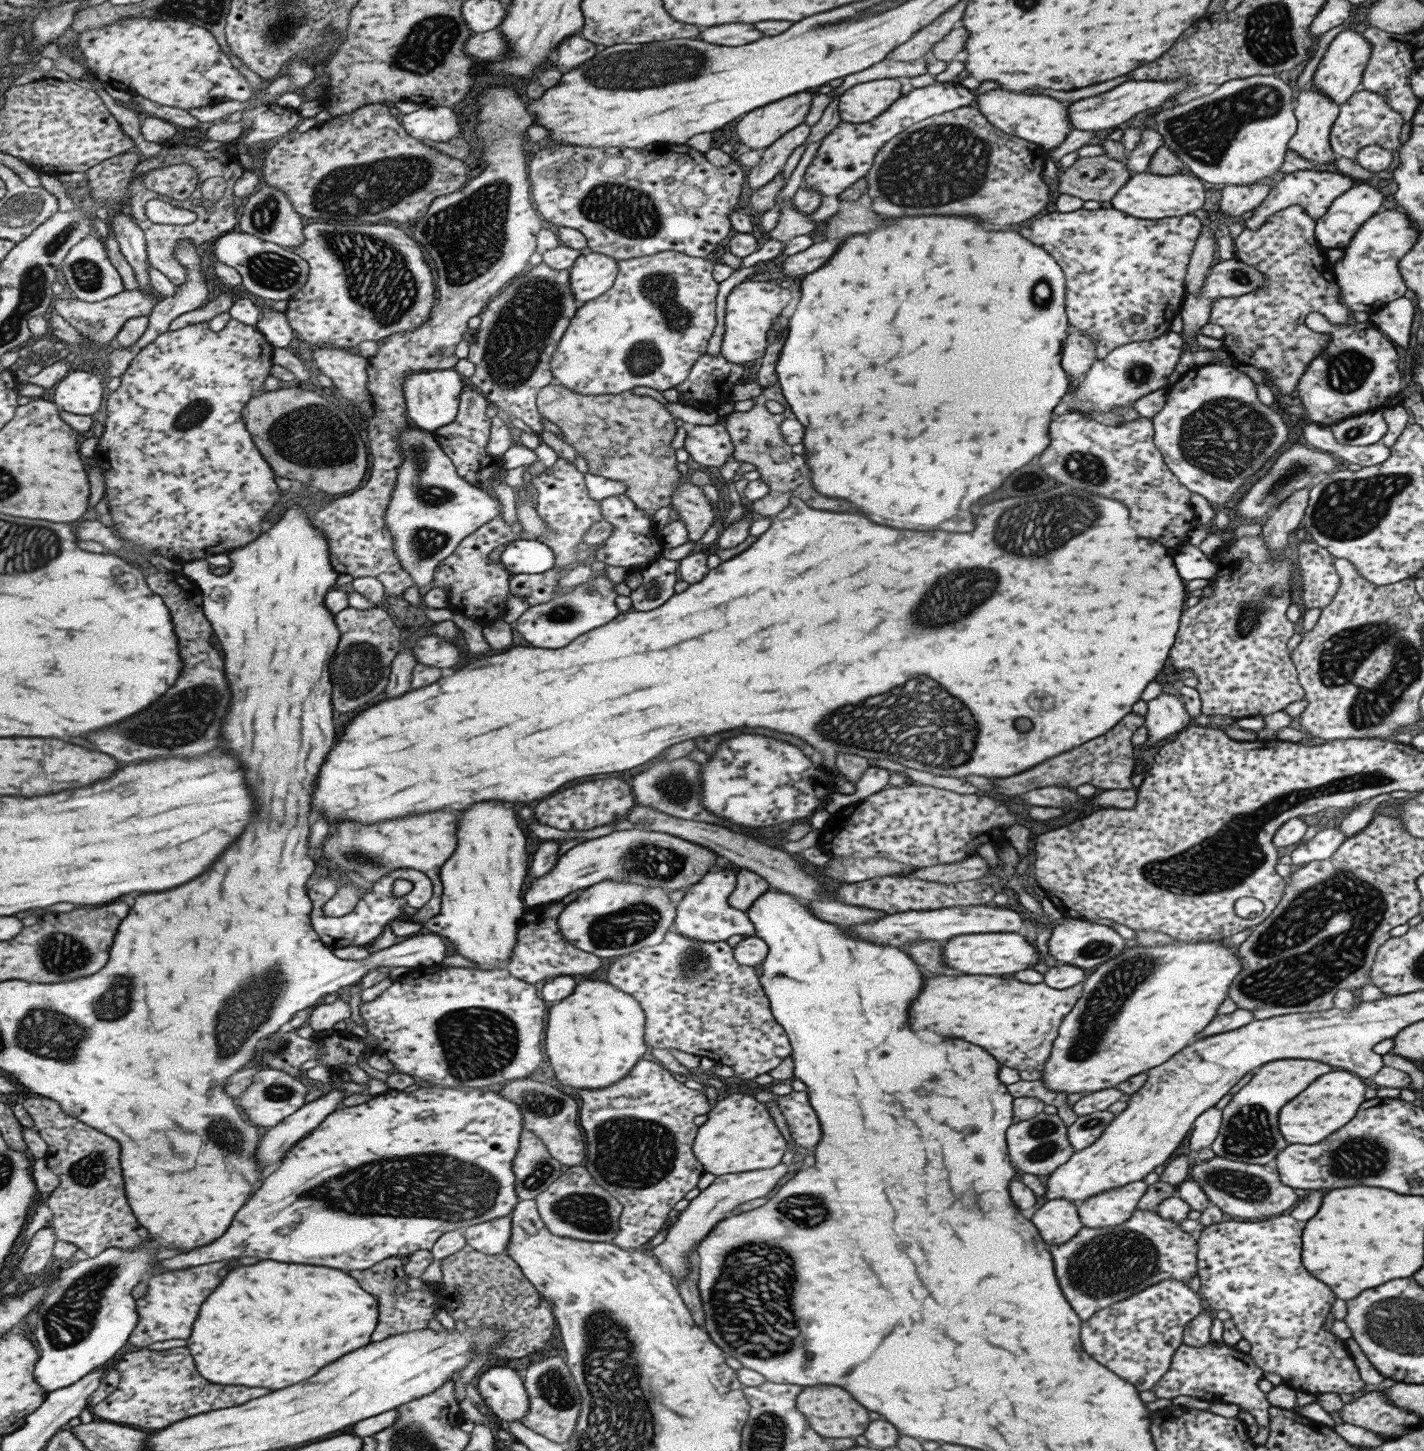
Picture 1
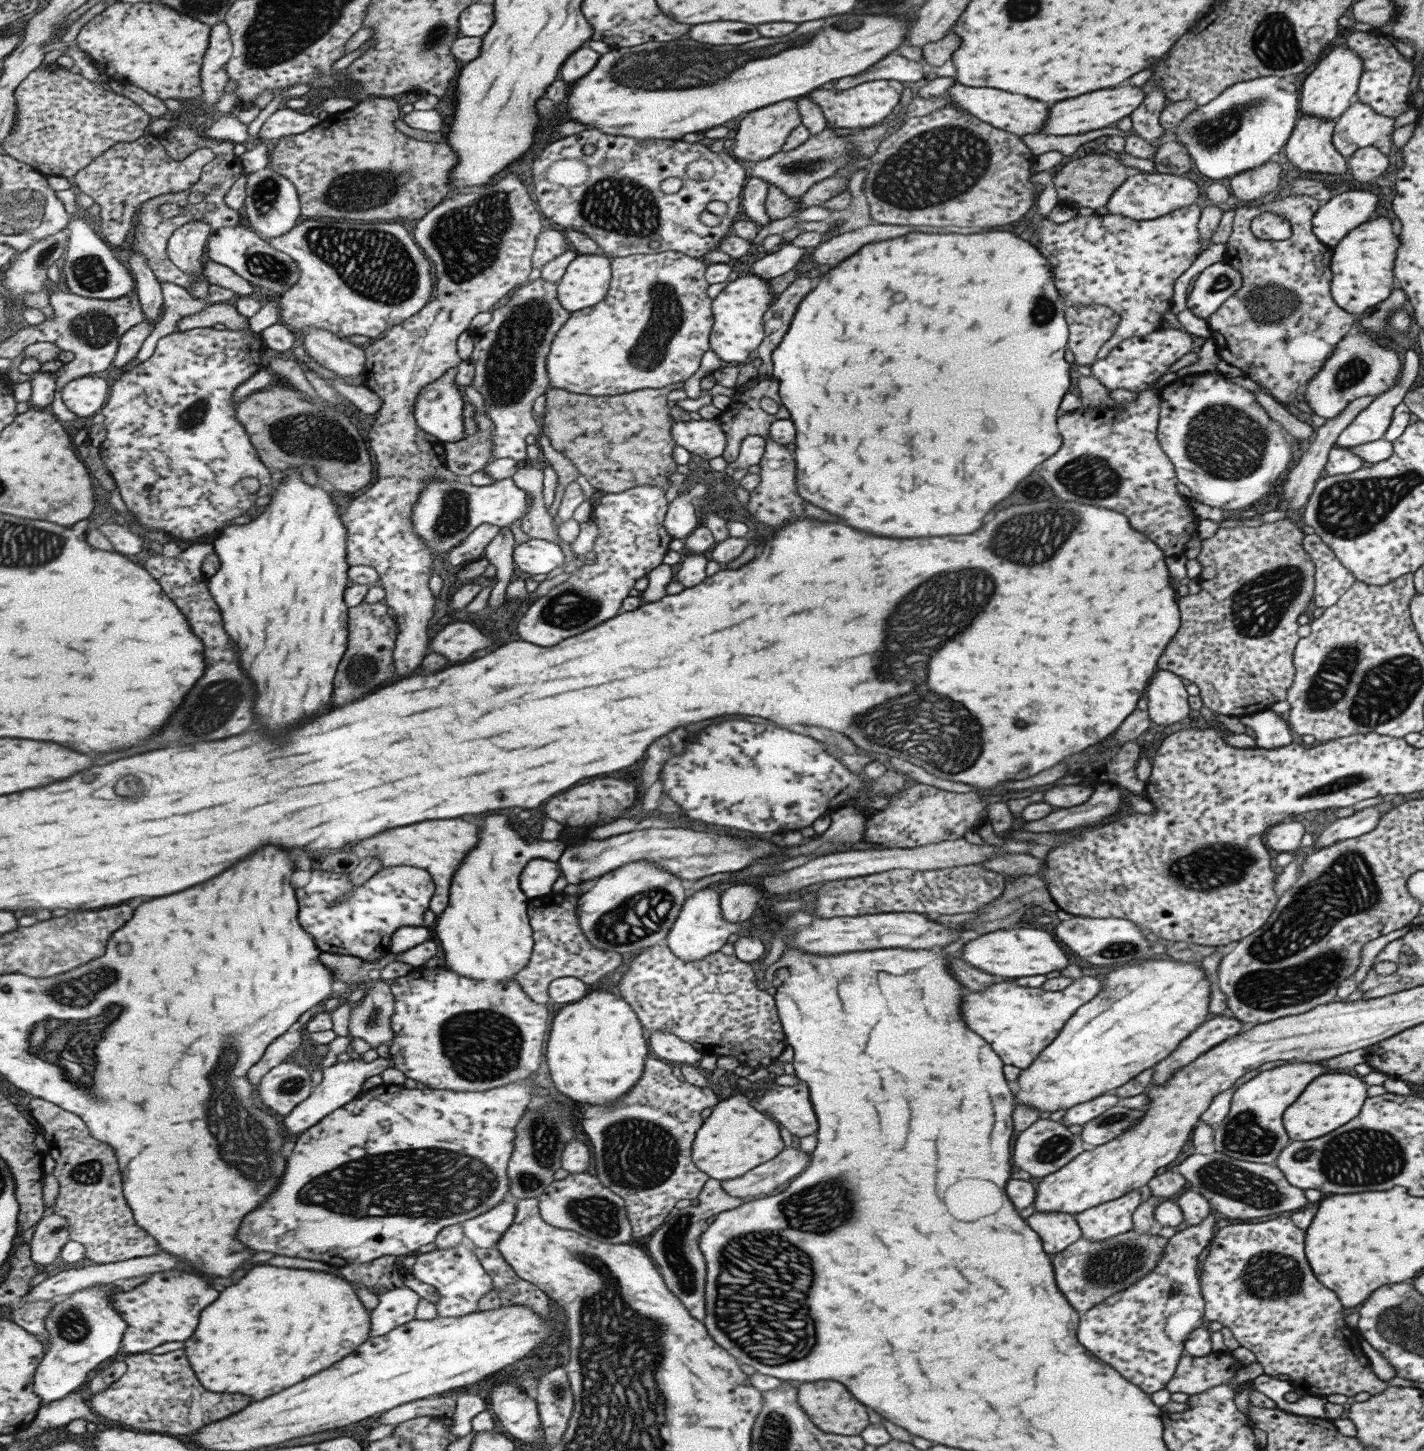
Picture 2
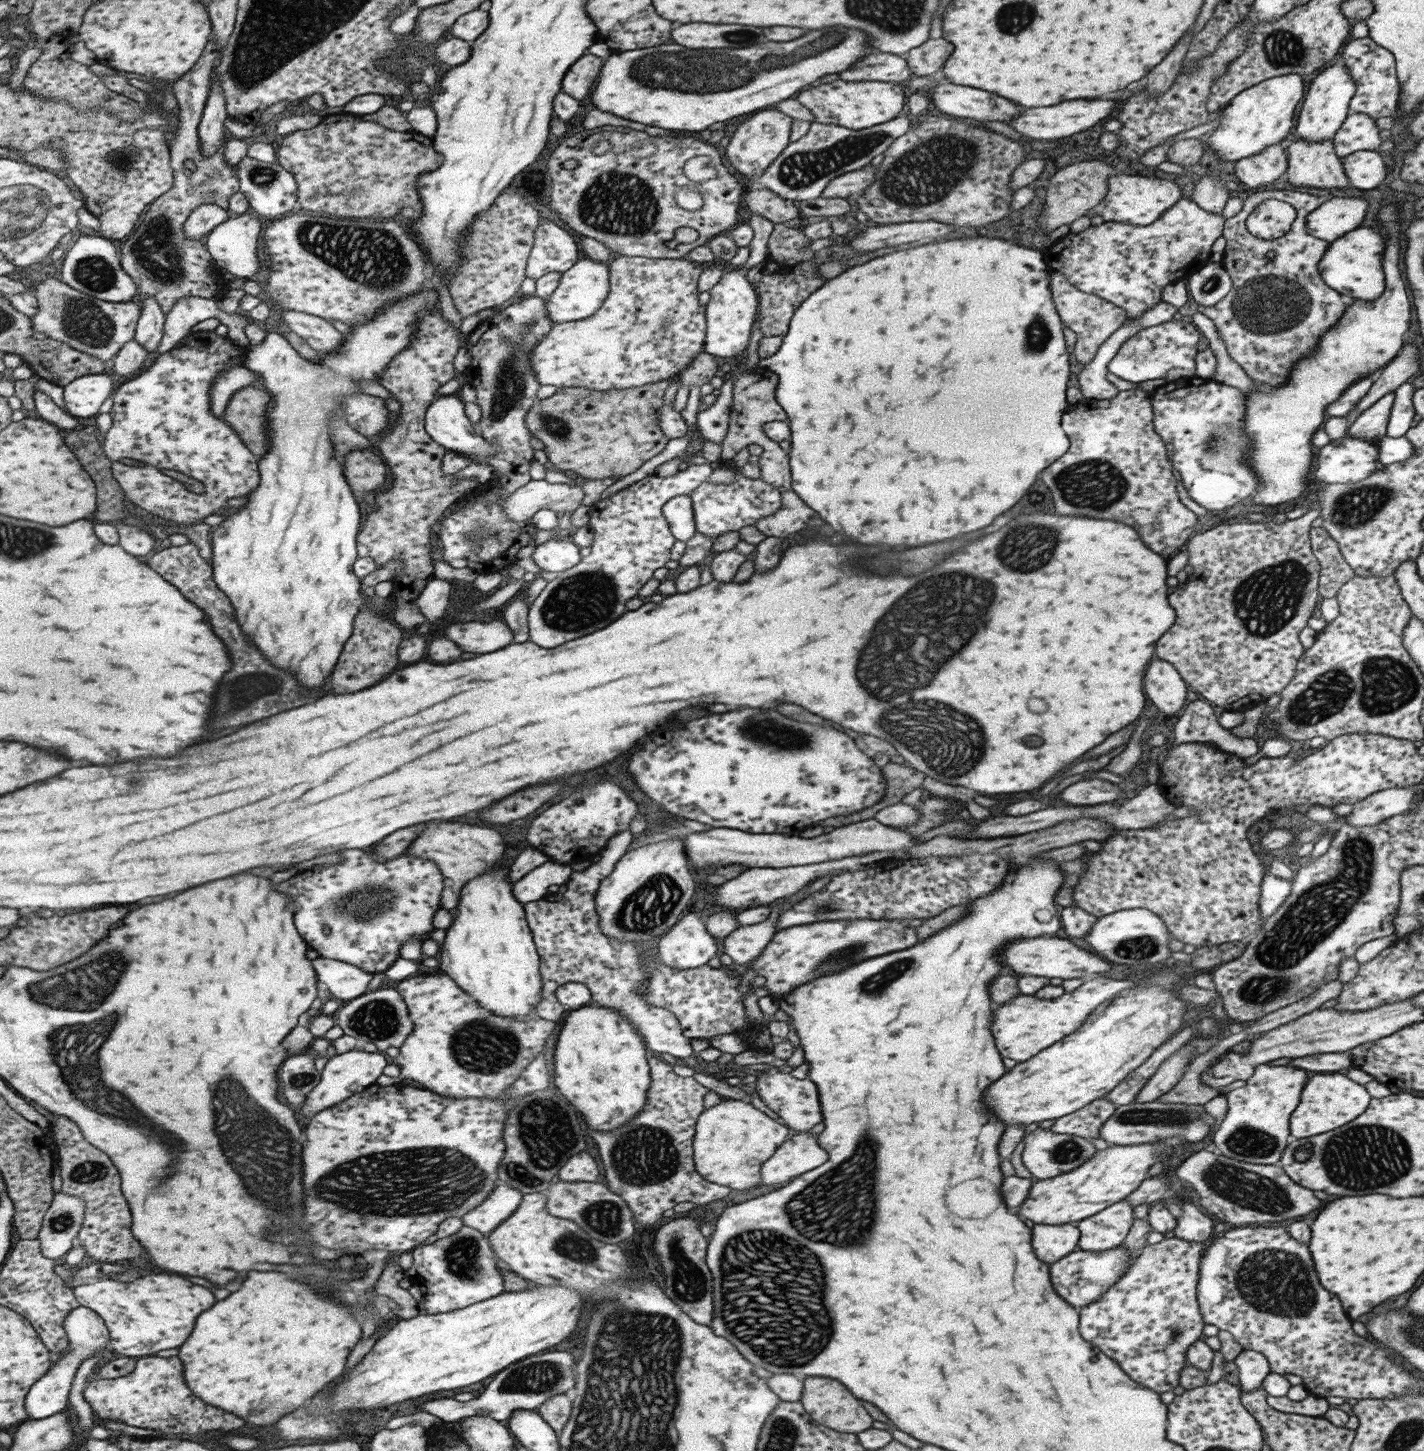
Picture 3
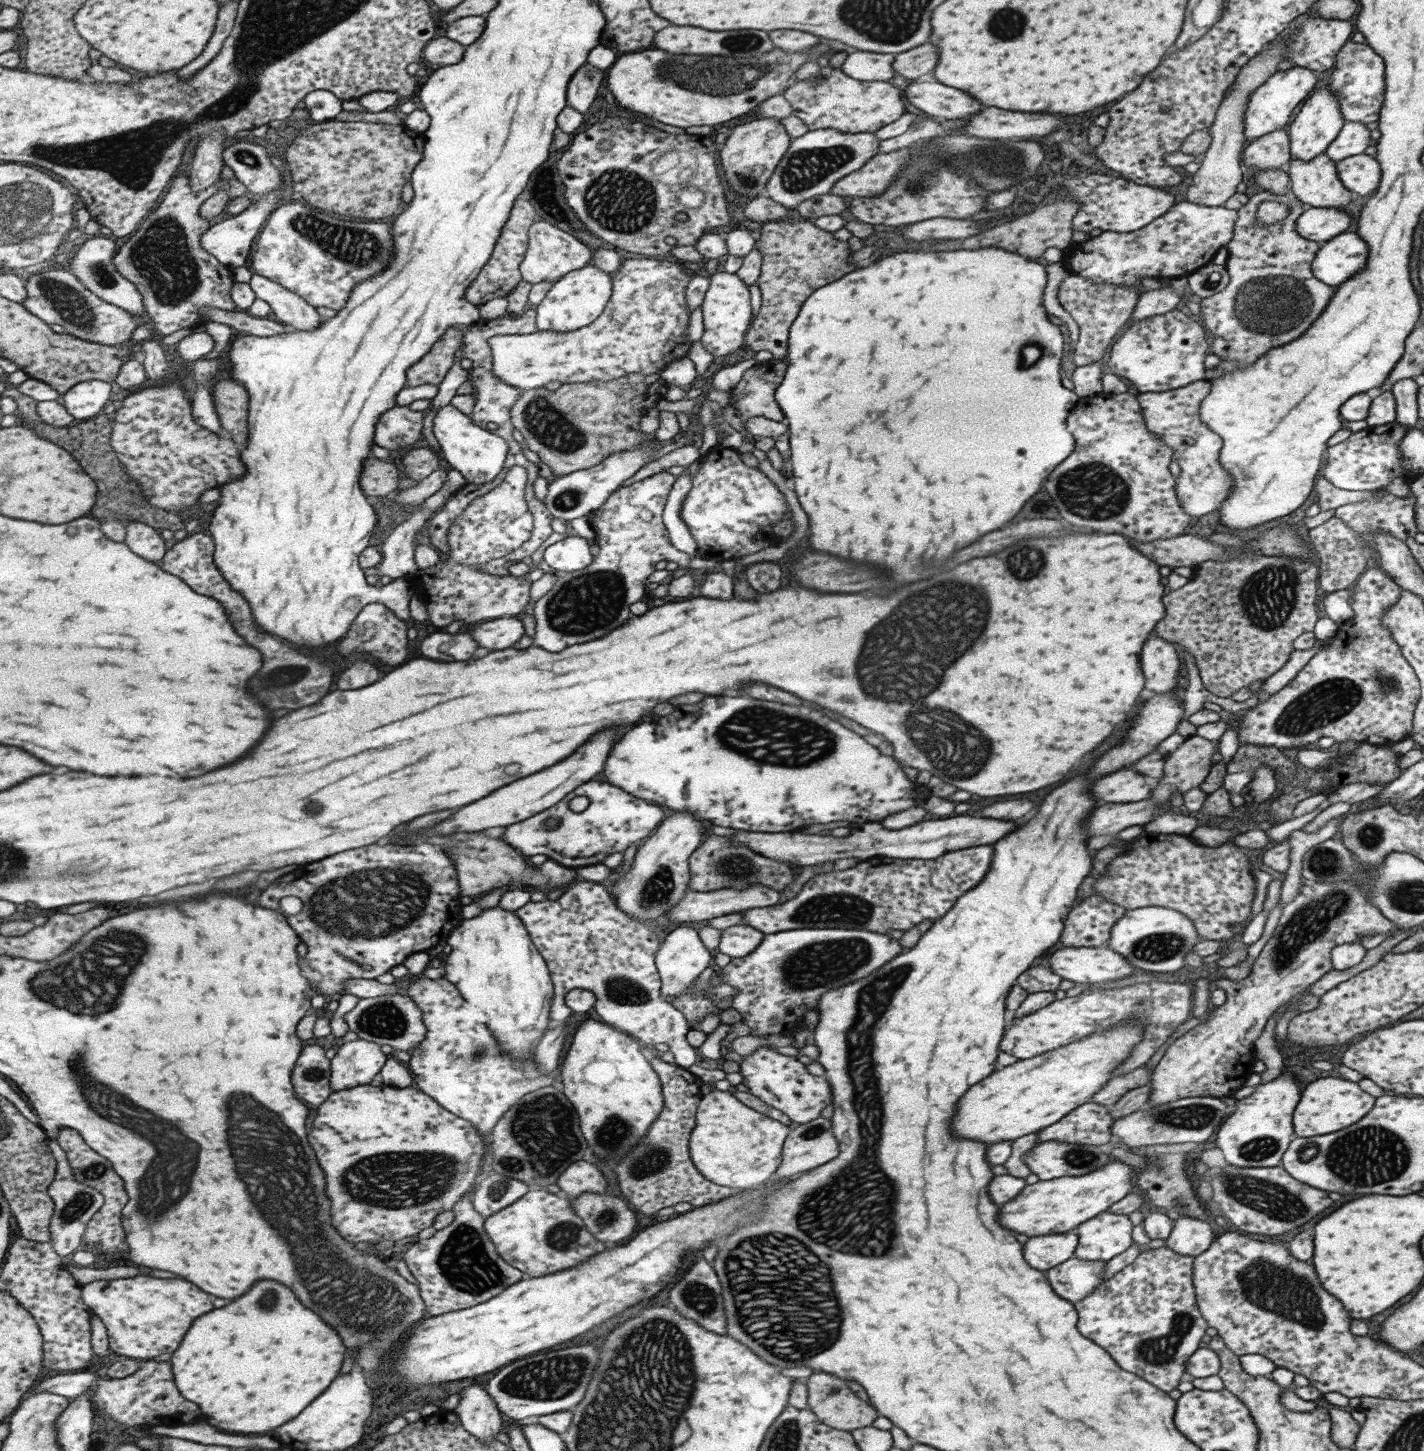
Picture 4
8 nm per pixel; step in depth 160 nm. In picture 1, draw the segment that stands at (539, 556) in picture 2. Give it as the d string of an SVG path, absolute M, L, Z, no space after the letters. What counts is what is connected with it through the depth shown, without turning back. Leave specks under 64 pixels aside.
M517 539L507 544L500 556L500 564L513 575L539 575L553 566L553 553L542 542Z

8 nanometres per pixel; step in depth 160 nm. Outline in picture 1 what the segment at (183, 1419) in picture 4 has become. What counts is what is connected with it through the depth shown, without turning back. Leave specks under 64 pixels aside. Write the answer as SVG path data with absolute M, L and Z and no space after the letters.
M170 1348L167 1350L139 1349L125 1353L116 1368L121 1373L119 1388L104 1402L91 1408L97 1419L161 1430L170 1424L179 1422L201 1412L211 1412L219 1408L231 1408L247 1404L249 1400L269 1394L269 1388L245 1388L245 1386L223 1386L209 1384L196 1365L196 1360L189 1348Z

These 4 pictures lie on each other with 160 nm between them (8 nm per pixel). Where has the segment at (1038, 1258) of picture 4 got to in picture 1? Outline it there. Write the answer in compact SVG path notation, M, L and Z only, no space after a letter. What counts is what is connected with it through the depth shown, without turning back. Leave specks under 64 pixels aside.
M1047 1200L1029 1212L1031 1224L1045 1244L1065 1244L1082 1227L1076 1212L1077 1205L1069 1200Z

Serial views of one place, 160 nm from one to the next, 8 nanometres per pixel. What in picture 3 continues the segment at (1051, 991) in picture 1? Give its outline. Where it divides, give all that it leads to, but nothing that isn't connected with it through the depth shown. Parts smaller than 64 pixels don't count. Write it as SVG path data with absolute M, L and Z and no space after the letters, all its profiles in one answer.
M1097 975L1083 980L1072 992L1064 992L1061 996L1049 1000L1037 998L1035 995L1019 994L993 1010L993 1022L990 1022L989 1032L992 1032L995 1046L1003 1058L1011 1058L1017 1063L1025 1062L1029 1057L1075 1031L1086 1016L1104 1000L1118 996L1120 990L1134 988L1134 984L1129 980Z

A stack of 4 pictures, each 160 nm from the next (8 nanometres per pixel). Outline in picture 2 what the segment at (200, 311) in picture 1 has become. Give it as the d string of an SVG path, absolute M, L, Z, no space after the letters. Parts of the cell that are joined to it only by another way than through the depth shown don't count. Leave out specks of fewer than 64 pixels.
M230 302L210 303L205 310L181 318L177 322L177 330L183 332L199 327L212 327L216 323L223 324L230 330L250 331L249 320L238 312L234 303Z

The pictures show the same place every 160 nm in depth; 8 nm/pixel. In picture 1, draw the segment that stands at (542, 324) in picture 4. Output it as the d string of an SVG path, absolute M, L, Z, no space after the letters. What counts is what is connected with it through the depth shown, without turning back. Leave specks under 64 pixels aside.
M585 251L568 269L569 290L578 306L601 296L613 285L617 272L613 258Z

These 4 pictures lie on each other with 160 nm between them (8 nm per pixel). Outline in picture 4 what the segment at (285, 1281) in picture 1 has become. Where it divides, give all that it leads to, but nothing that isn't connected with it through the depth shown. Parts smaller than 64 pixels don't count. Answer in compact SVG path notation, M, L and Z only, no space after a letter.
M259 1280L249 1294L201 1316L193 1324L189 1336L185 1336L185 1344L173 1354L173 1370L177 1372L181 1394L209 1412L209 1424L227 1432L265 1434L297 1418L317 1400L339 1376L345 1354L347 1348L339 1332L307 1308L291 1288L275 1280Z

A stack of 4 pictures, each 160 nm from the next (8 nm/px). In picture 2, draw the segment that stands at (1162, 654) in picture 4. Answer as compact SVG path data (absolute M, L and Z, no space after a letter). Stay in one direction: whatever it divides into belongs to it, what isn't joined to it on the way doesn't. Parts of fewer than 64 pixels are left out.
M1157 669L1145 690L1148 718L1159 726L1169 726L1190 714L1186 683L1173 672Z

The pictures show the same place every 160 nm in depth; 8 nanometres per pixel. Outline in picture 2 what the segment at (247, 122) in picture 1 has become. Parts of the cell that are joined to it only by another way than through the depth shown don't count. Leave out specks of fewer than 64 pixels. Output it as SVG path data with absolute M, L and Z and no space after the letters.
M291 108L276 110L263 124L259 131L260 139L282 139L284 136L303 134L315 128L324 116L317 117L309 114L301 114L297 109Z

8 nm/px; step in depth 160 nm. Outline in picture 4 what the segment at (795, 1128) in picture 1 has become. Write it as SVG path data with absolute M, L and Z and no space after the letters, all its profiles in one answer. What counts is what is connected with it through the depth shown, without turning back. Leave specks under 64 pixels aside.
M763 1045L749 1055L741 1056L739 1074L748 1093L761 1102L780 1110L791 1122L805 1124L819 1116L819 1112L830 1104L831 1091L824 1076L813 1076L805 1070L805 1065L797 1057L777 1053L773 1046Z

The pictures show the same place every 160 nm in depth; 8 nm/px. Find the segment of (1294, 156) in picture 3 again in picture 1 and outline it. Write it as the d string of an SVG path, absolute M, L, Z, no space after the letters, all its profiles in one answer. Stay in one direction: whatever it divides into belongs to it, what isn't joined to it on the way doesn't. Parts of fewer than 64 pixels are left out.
M1313 85L1301 90L1297 99L1293 100L1292 108L1296 118L1296 131L1288 140L1287 149L1293 149L1305 160L1315 163L1332 163L1335 158L1329 144L1329 131L1335 117L1338 115L1338 104L1335 104L1325 93L1318 91Z

